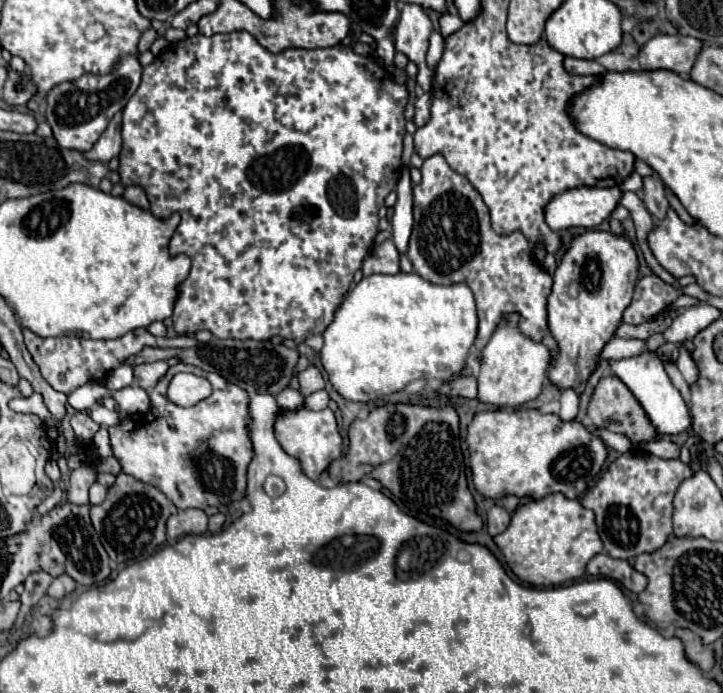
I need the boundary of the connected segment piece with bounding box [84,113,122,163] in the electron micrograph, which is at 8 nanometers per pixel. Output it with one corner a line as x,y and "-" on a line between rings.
116,113
108,123
106,131
102,133
102,137
88,153
84,153
84,157
88,157
90,161
104,161
104,163
108,163
112,157
118,157
122,149
120,125
122,125
122,113

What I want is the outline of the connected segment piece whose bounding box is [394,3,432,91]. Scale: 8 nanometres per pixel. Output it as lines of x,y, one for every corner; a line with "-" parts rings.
404,3
400,21
396,27
396,35
394,35
394,45
396,45
396,51
406,53
410,61
418,63
420,71
416,75
416,83
426,91
432,87
432,71
426,67
426,61
424,61
430,33
432,33
432,21
428,13
420,5

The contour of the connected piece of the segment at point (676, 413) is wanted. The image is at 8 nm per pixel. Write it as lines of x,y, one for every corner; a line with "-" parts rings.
644,351
636,357
612,361
610,369
616,377
620,377
628,385
628,389
640,401
640,405
644,407
646,415
650,417
652,425
656,427
656,431
660,435
676,435
676,433
684,433
692,427
692,413
690,413
686,401
682,399
680,391
672,385
662,359
654,351

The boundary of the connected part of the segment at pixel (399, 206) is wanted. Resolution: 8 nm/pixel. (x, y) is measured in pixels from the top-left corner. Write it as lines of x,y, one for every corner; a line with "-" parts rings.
410,167
402,169
402,175
398,179
398,201
394,205
394,217
392,217
392,241
400,253
408,251
408,241
412,233
412,179
410,179

